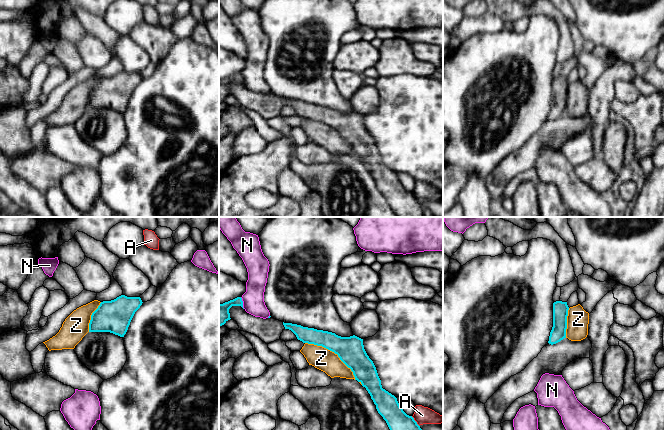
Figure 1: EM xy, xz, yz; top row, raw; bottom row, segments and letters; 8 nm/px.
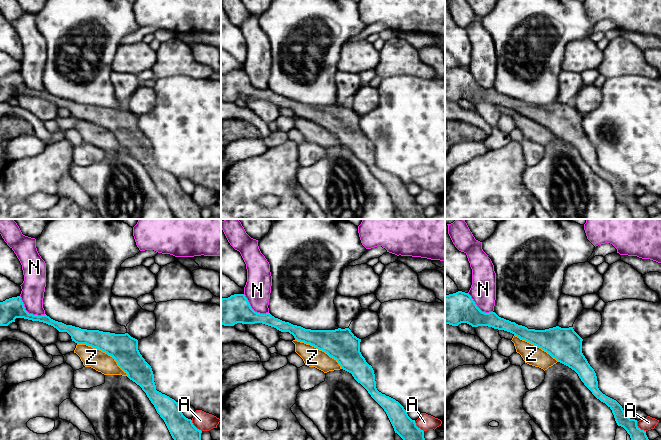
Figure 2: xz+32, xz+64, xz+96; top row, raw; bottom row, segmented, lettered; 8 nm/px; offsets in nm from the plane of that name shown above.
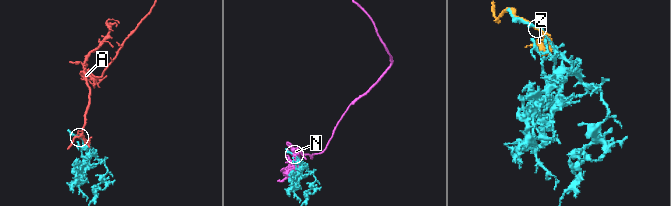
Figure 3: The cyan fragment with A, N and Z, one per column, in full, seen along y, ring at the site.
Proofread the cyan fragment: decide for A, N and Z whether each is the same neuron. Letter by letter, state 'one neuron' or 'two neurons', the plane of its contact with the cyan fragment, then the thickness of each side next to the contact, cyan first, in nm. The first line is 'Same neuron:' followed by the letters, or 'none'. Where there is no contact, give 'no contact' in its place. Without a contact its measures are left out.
Same neuron: Z
A: two neurons; meets cyan in xz; 180 nm thick on the cyan side, 140 nm on the other
N: two neurons; meets cyan in xz; 160 nm thick on the cyan side, 180 nm on the other
Z: one neuron; meets cyan in xz; 220 nm thick on the cyan side, 180 nm on the other

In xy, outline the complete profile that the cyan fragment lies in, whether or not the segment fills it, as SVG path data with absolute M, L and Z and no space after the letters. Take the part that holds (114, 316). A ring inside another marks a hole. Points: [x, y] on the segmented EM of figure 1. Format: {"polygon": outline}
{"polygon": "M125 295L101 302L91 315L89 332L110 332L124 337L135 312L142 303L140 297Z"}

